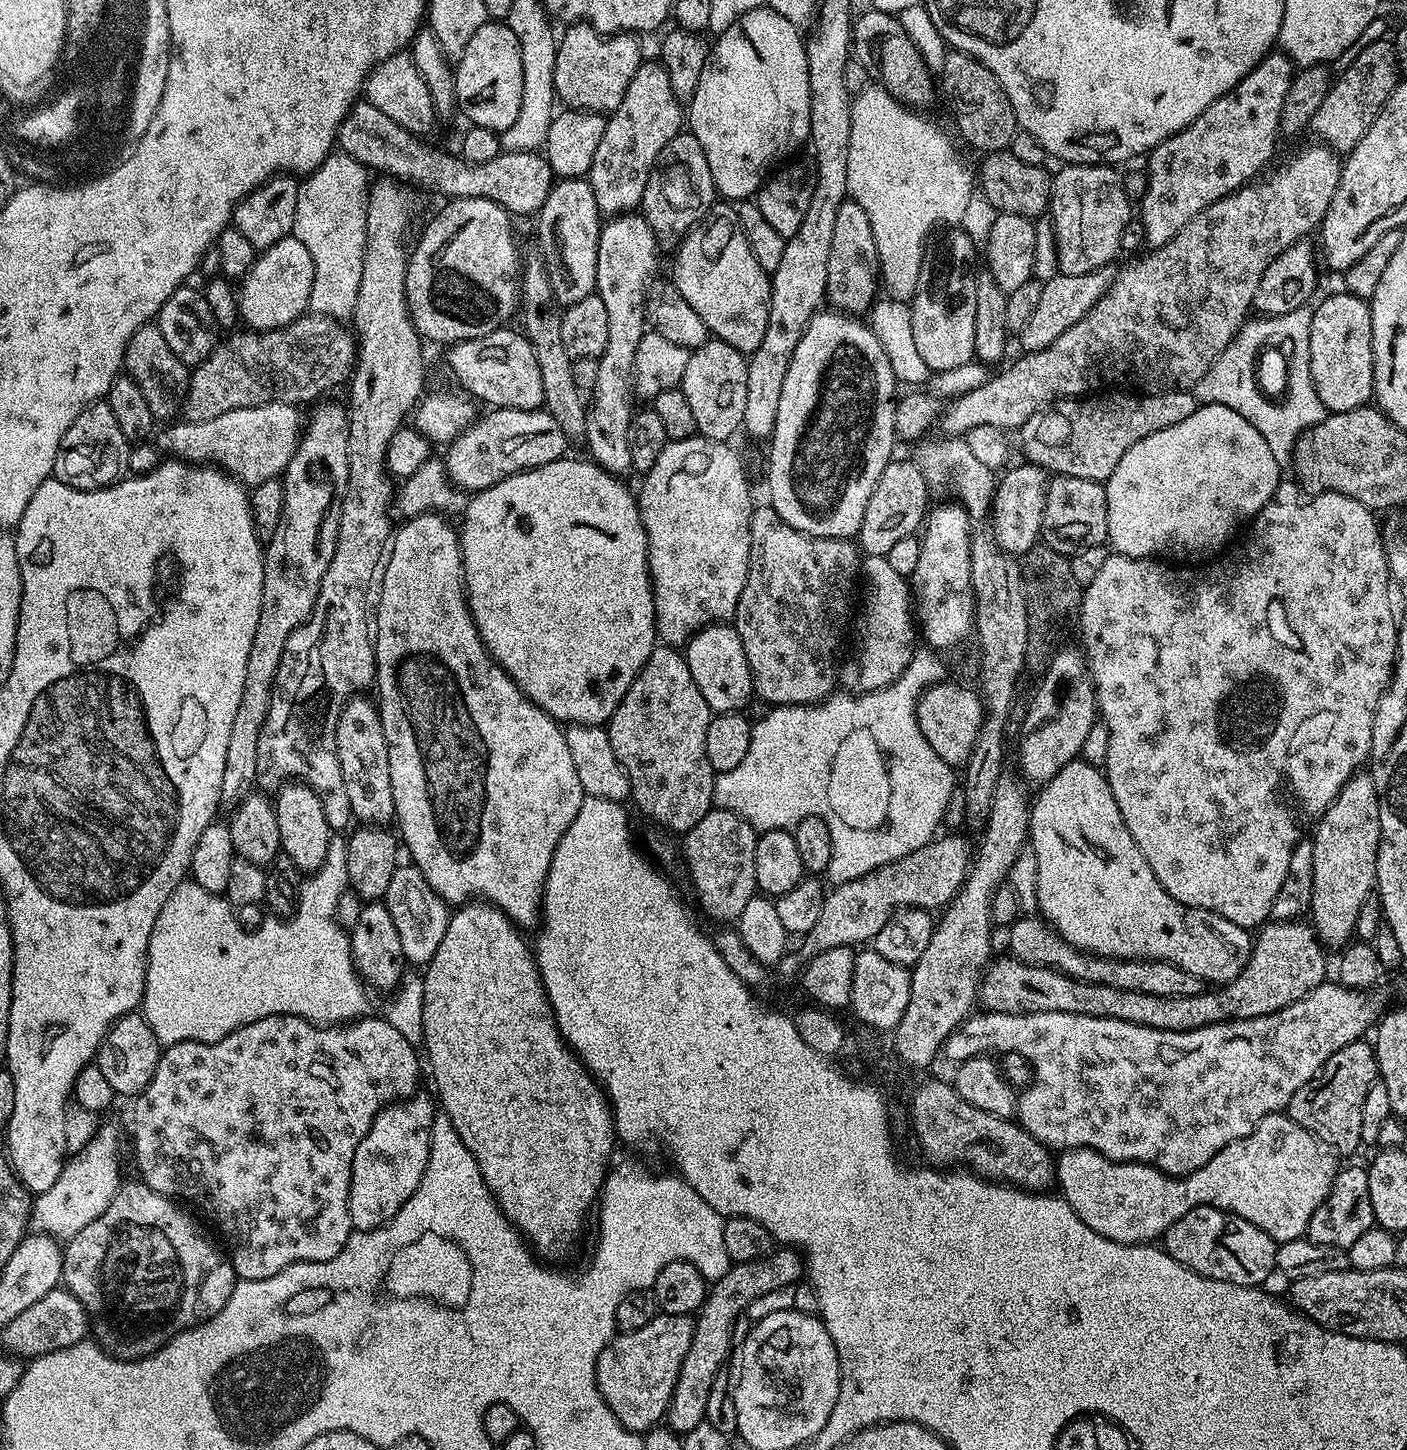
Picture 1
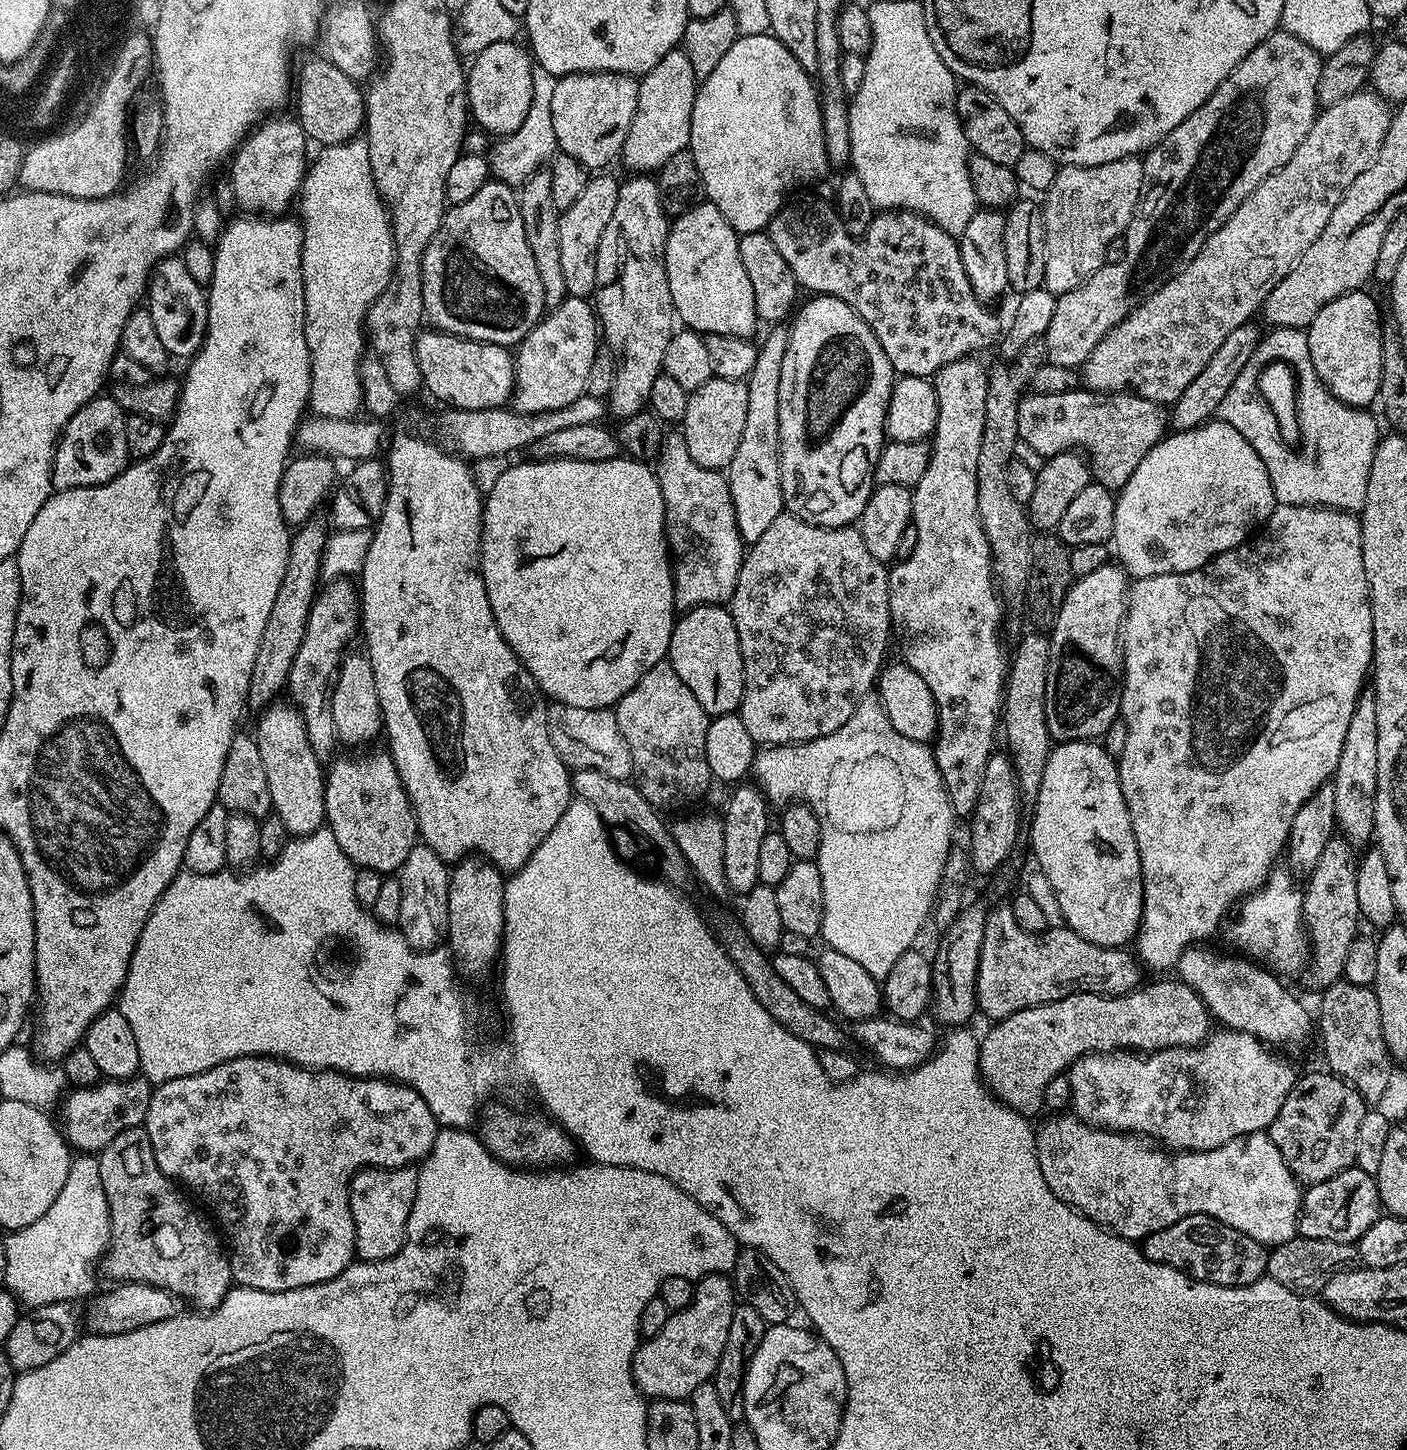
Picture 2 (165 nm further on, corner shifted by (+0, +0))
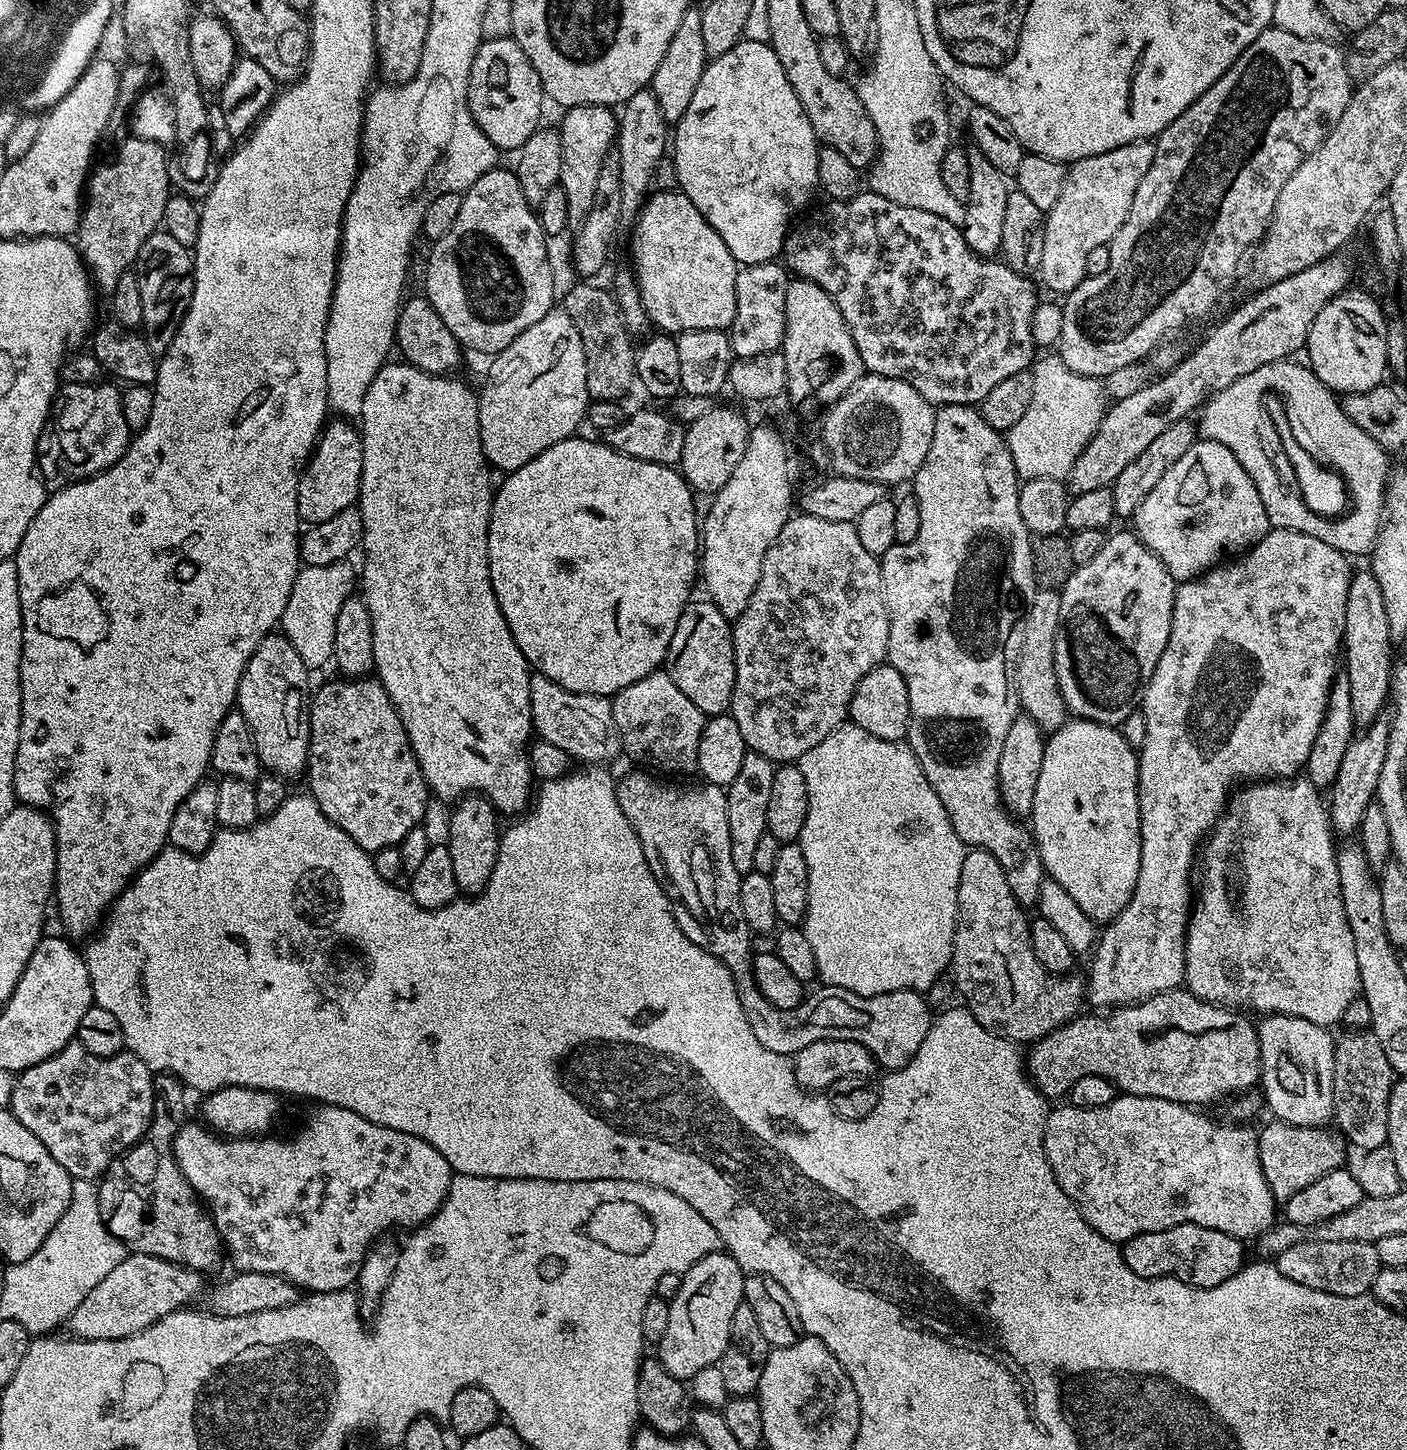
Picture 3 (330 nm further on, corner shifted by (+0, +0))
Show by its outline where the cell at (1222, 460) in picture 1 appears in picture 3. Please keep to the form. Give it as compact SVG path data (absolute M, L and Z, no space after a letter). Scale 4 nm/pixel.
M1203 438L1197 439L1190 450L1186 450L1186 454L1182 454L1166 474L1162 474L1162 482L1142 498L1134 523L1136 535L1164 563L1177 582L1194 580L1225 558L1235 558L1247 552L1270 530L1262 498L1258 498L1258 486L1254 486L1254 482L1250 482L1250 474L1242 470L1242 462L1238 462L1222 442Z

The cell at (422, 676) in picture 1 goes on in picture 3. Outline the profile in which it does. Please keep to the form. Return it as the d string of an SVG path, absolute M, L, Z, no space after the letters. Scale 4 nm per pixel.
M407 362L392 363L385 363L384 367L378 370L374 382L370 382L370 390L366 390L366 402L362 402L362 410L358 417L360 441L364 447L358 501L364 527L362 595L370 610L370 618L374 626L374 662L376 663L374 672L380 685L388 691L388 696L402 718L402 726L408 735L412 753L416 755L416 761L422 770L425 782L428 783L431 795L435 799L437 796L440 800L455 802L461 796L479 794L485 796L494 805L497 813L504 815L505 812L506 815L515 817L529 807L534 796L534 777L532 766L528 761L530 741L534 736L530 710L530 678L533 673L530 671L527 658L522 654L522 650L518 650L510 634L510 626L498 606L498 598L494 598L494 586L490 582L488 523L492 513L494 480L492 484L491 478L488 477L490 465L482 450L478 422L480 402L477 393L471 392L462 381L455 380L457 378L455 375L435 376L418 370Z

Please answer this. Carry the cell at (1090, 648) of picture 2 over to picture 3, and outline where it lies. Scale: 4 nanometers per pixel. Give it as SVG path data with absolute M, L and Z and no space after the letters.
M1132 530L1116 532L1113 536L1111 533L1105 539L1102 550L1098 550L1098 554L1094 554L1094 558L1090 558L1090 562L1073 567L1072 577L1064 583L1063 588L1059 589L1062 598L1062 614L1058 626L1058 638L1054 642L1054 674L1058 674L1058 686L1062 690L1062 698L1073 717L1093 720L1099 724L1120 726L1128 715L1141 707L1146 686L1150 682L1150 678L1158 666L1158 658L1162 658L1162 650L1166 650L1166 642L1170 638L1172 603L1176 597L1177 587L1177 581L1172 579L1172 575L1166 570L1164 563L1142 543L1139 536Z

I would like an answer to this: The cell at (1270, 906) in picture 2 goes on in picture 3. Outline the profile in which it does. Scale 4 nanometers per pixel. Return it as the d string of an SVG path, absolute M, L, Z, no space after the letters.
M1284 778L1279 782L1252 782L1229 795L1224 811L1216 819L1211 832L1207 833L1198 856L1198 902L1191 905L1188 932L1184 935L1184 984L1187 991L1195 994L1199 1000L1205 1000L1207 1004L1218 1004L1233 1010L1297 1016L1306 1018L1306 1022L1325 1026L1333 1026L1332 1024L1336 1026L1341 1023L1346 1006L1349 1006L1360 992L1360 975L1358 954L1354 954L1354 934L1350 934L1350 922L1342 906L1342 886L1336 865L1338 844L1332 839L1334 833L1332 825L1328 823L1328 809L1322 799L1321 789L1315 788L1306 778Z

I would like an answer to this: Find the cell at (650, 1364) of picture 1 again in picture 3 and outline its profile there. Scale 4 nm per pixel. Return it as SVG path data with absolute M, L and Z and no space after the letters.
M724 1250L706 1254L706 1258L683 1273L678 1294L670 1301L666 1334L658 1346L658 1359L674 1378L690 1382L698 1370L706 1370L711 1364L719 1365L730 1342L734 1310L744 1303L745 1275L736 1259Z

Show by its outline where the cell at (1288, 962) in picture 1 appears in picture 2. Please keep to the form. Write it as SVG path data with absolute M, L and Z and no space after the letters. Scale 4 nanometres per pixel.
M1333 835L1318 858L1318 866L1307 877L1308 888L1304 893L1304 930L1310 945L1310 972L1312 980L1320 990L1330 987L1344 975L1344 963L1351 943L1357 940L1362 917L1358 910L1358 894L1354 887L1356 881L1357 857L1352 856L1353 845L1343 836Z

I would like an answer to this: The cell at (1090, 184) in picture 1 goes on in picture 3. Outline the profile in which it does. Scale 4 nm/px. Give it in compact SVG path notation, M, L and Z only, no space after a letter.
M1138 139L1126 146L1118 146L1118 150L1106 150L1106 154L1094 154L1090 158L1071 161L1067 165L1062 194L1058 194L1058 202L1044 217L1044 241L1042 242L1042 262L1038 280L1052 292L1067 294L1072 292L1088 275L1086 257L1103 244L1111 244L1114 234L1126 222L1130 214L1130 206L1134 206L1134 194L1138 186L1142 186L1142 178L1146 178L1146 170L1154 162L1156 146L1152 140Z

